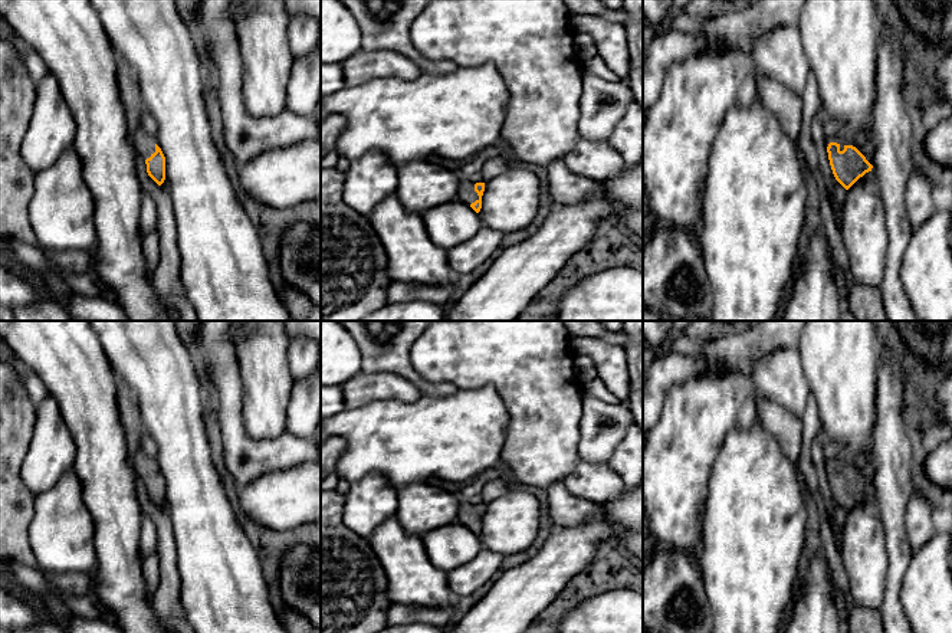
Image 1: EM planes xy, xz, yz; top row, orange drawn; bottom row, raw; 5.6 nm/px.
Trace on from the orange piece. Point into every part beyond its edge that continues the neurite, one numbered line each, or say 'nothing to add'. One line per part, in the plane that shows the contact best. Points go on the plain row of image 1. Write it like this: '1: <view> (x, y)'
1: xz (466, 514)

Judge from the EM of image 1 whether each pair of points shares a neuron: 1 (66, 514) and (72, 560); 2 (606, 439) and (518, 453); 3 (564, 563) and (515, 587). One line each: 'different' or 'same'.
1: same
2: different
3: same

